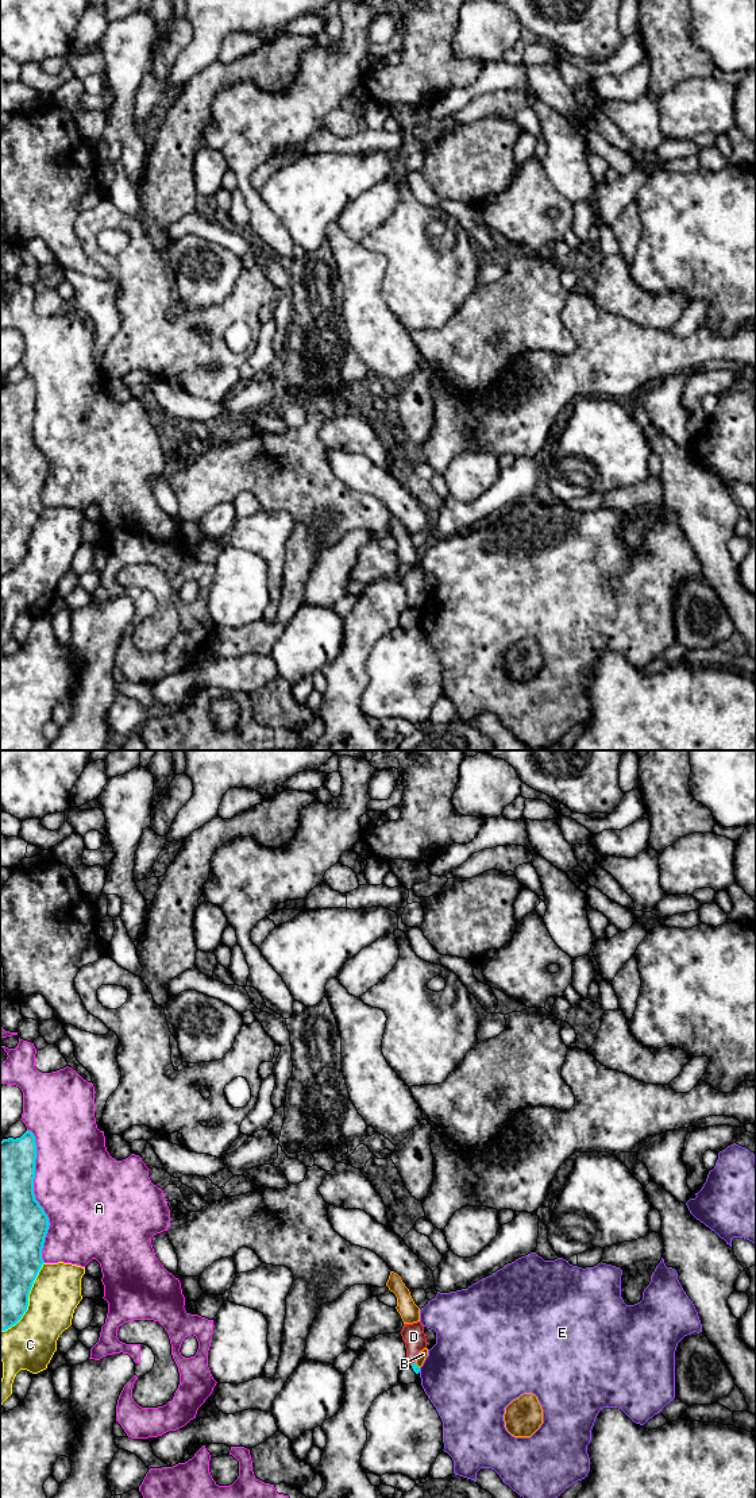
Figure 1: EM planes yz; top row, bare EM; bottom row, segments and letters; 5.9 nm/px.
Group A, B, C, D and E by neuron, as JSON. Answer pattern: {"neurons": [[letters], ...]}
{"neurons": [["A"], ["B"], ["C"], ["D"], ["E"]]}

